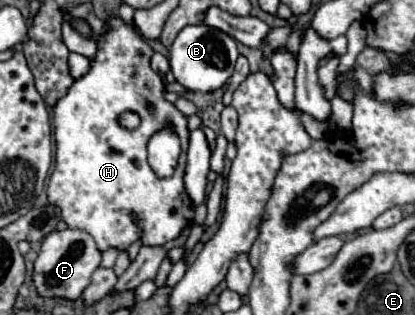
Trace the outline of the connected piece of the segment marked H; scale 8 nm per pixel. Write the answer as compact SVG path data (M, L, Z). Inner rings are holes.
M111 18L109 28L97 44L99 52L91 60L89 72L75 80L67 96L55 104L57 152L47 196L51 206L61 208L61 220L69 228L89 232L95 238L99 252L109 248L123 252L137 240L143 246L163 246L193 220L195 206L183 184L189 144L187 118L163 100L163 80L149 66L153 54L149 44L121 18ZM147 90L159 90L157 112L147 110ZM125 112L139 114L139 128L129 130L119 124L119 116ZM163 126L169 126L181 140L179 164L171 178L155 178L147 162L147 142Z

